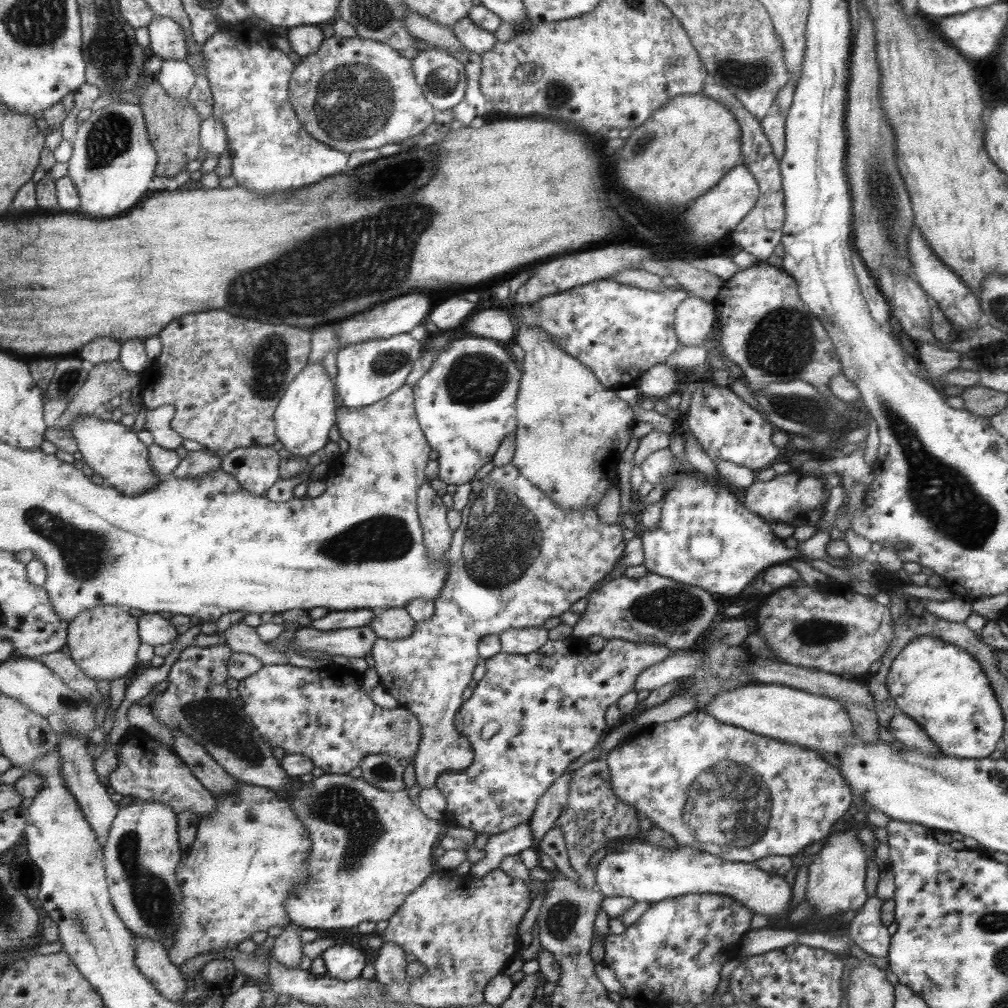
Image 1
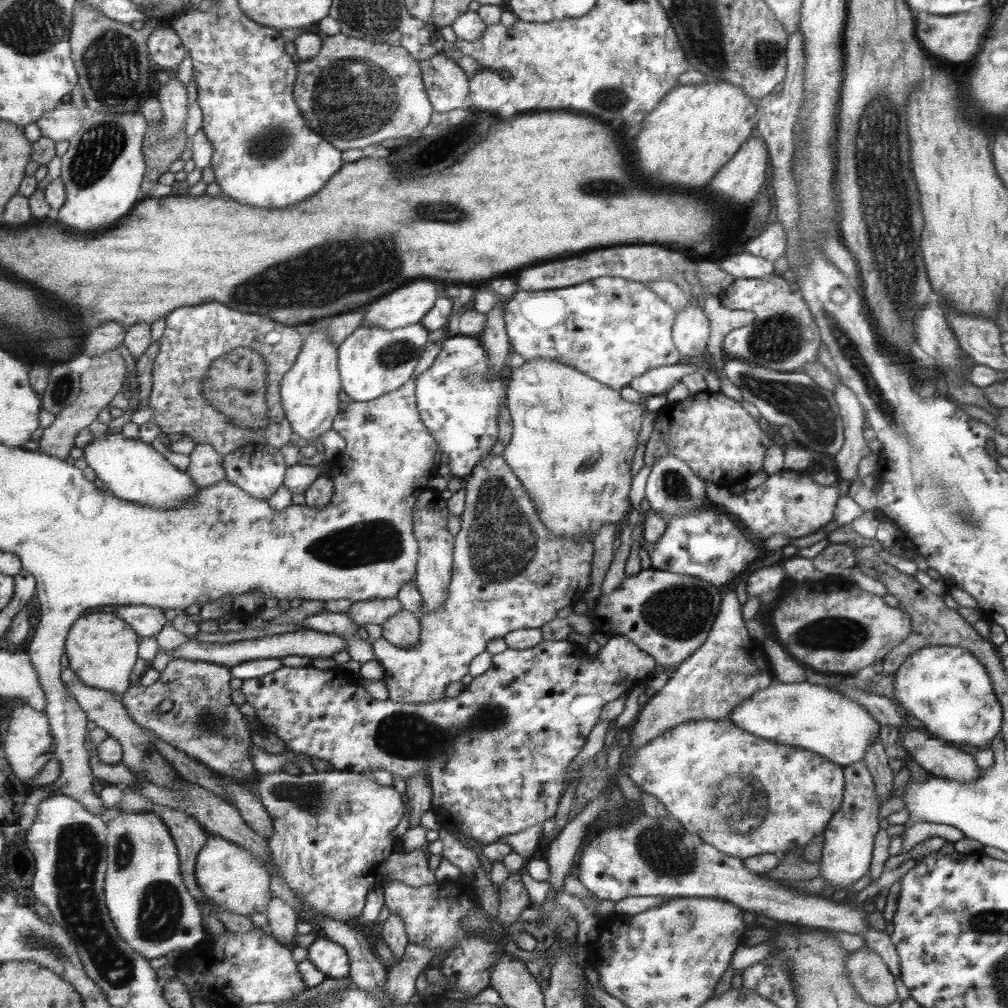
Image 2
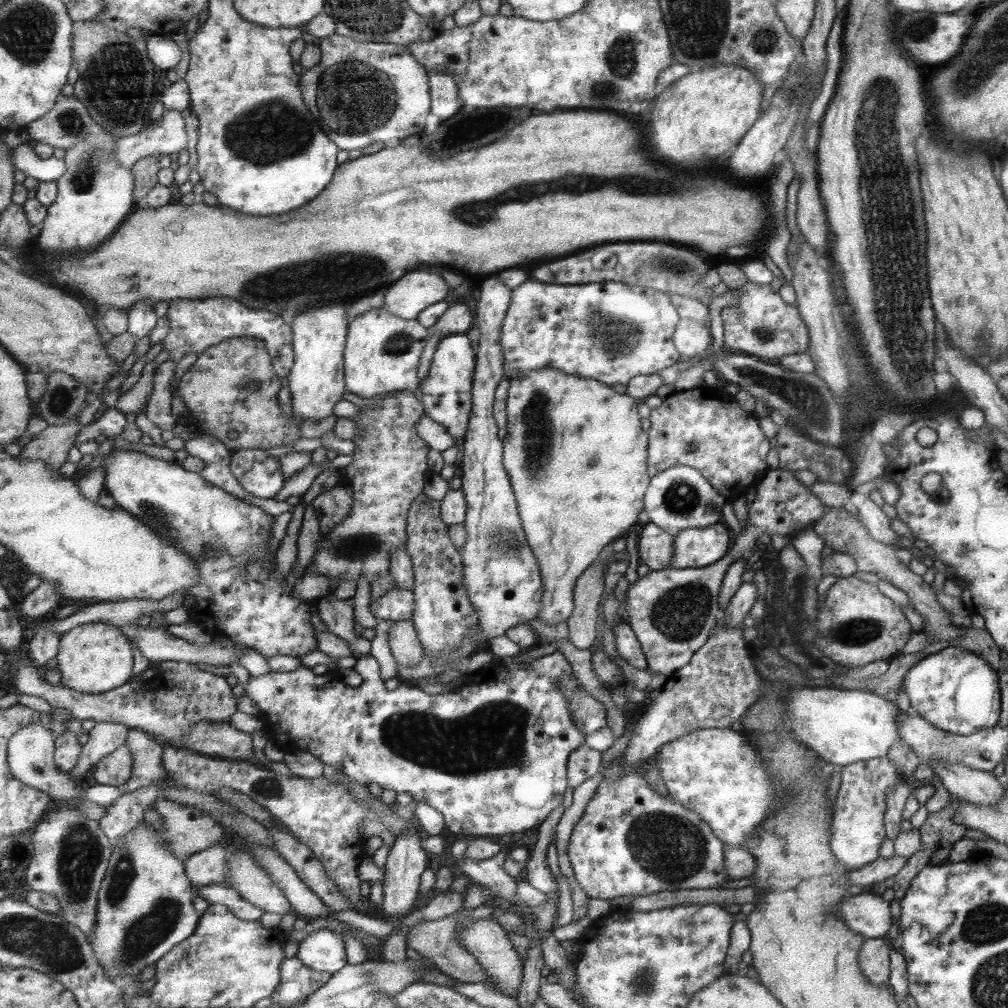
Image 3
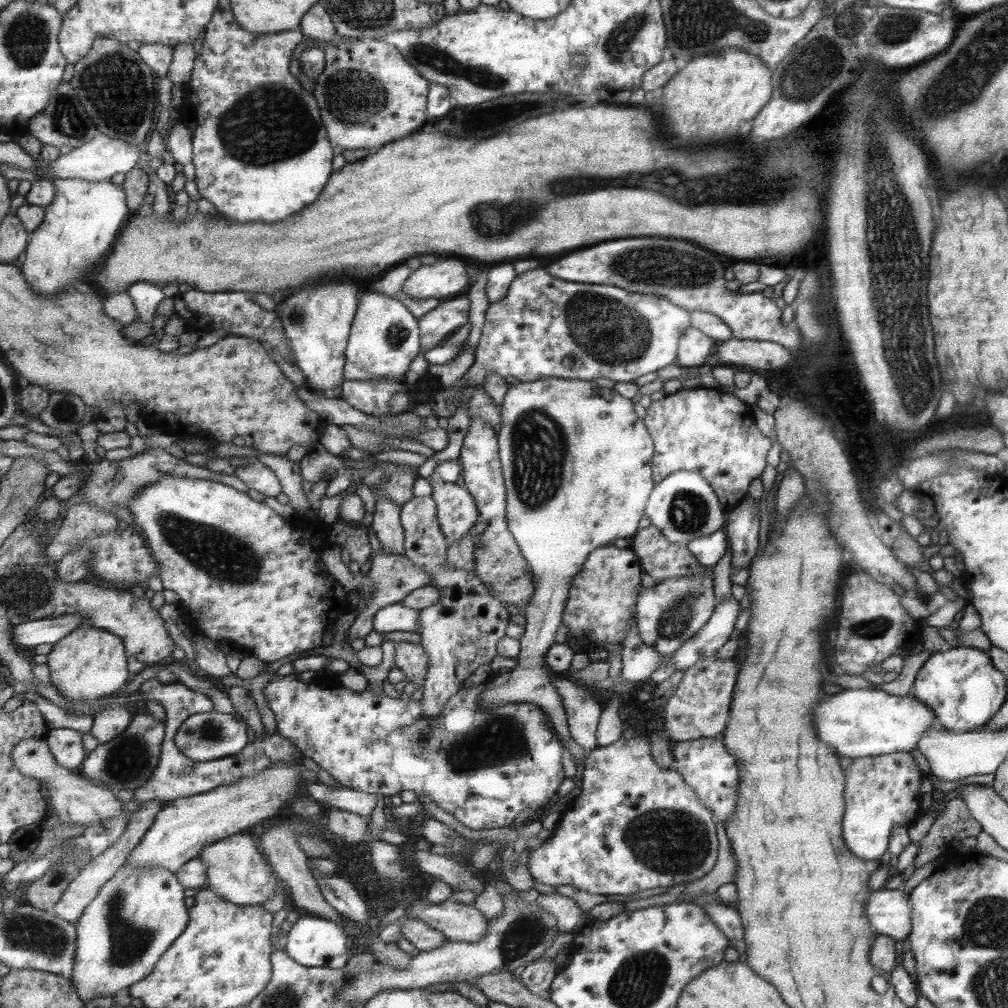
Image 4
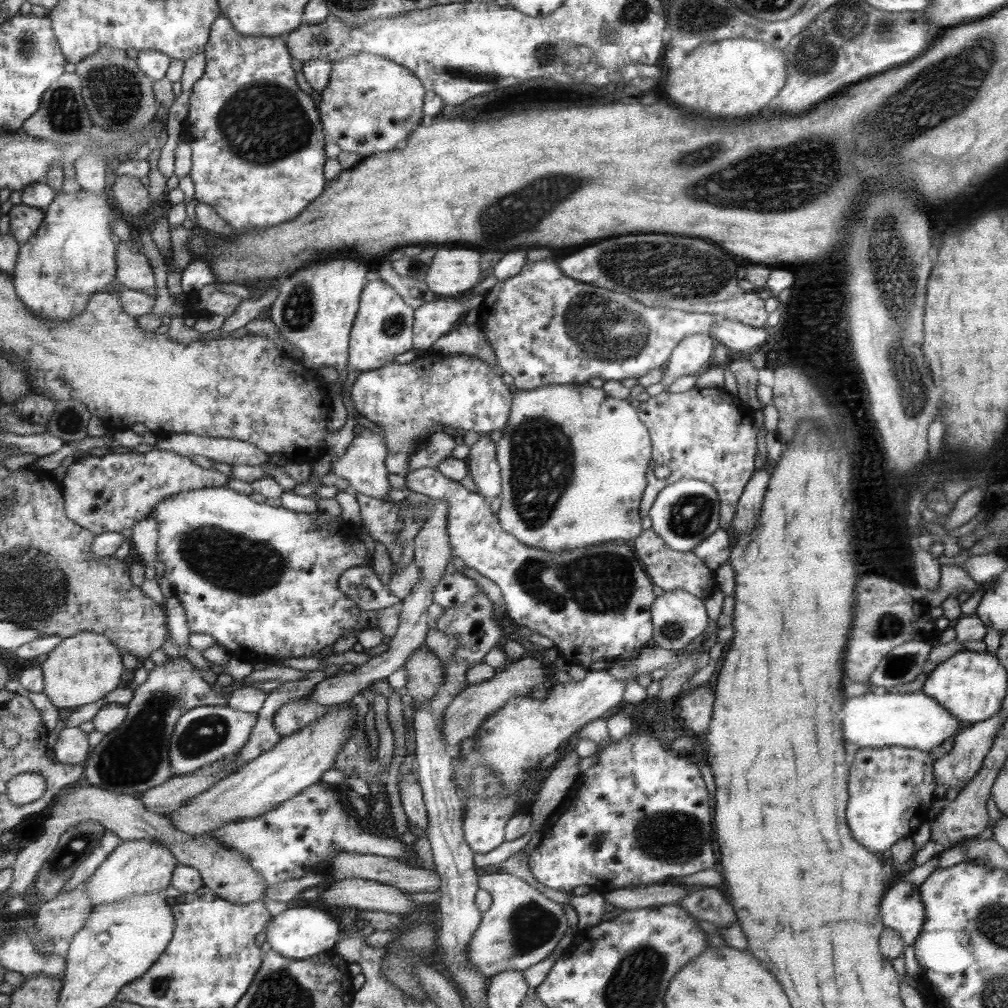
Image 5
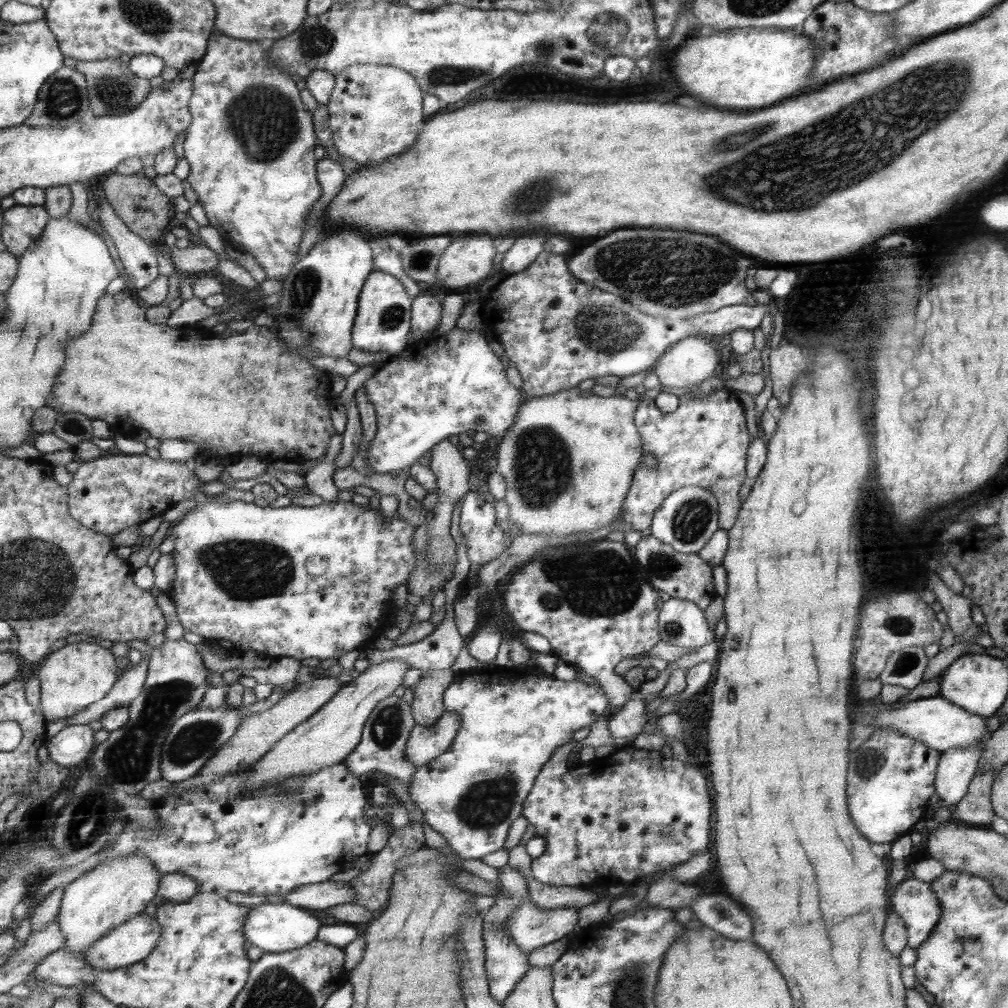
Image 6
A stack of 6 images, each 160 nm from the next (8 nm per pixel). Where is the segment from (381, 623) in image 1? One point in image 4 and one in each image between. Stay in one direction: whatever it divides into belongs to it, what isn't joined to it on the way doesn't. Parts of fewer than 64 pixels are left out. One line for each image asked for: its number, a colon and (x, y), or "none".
2: (402, 630)
3: (406, 648)
4: (410, 659)

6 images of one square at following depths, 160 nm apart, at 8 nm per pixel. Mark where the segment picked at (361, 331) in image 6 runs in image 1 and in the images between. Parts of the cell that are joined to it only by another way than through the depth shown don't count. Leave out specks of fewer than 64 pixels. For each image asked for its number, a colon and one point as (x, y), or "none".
1: (367, 371)
2: (373, 361)
3: (382, 350)
4: (383, 339)
5: (382, 330)

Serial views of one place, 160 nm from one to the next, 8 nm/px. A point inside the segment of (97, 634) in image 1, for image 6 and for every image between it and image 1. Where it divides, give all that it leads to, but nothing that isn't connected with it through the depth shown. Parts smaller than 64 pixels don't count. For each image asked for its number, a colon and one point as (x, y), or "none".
2: (102, 649)
3: (95, 658)
4: (90, 664)
5: (82, 670)
6: (73, 678)

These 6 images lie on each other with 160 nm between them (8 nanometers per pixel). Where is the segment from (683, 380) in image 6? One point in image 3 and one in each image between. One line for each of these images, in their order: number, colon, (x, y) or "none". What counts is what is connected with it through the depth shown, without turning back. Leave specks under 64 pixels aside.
3: (691, 338)
4: (694, 348)
5: (689, 356)

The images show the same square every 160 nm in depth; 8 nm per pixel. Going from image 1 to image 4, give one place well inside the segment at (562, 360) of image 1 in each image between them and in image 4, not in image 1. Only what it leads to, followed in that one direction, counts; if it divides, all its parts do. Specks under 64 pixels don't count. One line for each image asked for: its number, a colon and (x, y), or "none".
2: (573, 438)
3: (585, 482)
4: (559, 507)

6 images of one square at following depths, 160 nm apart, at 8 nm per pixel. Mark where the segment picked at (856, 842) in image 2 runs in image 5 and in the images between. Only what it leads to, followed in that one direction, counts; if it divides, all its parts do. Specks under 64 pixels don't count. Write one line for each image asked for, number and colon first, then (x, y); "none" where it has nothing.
3: (860, 802)
4: (882, 792)
5: (891, 788)

